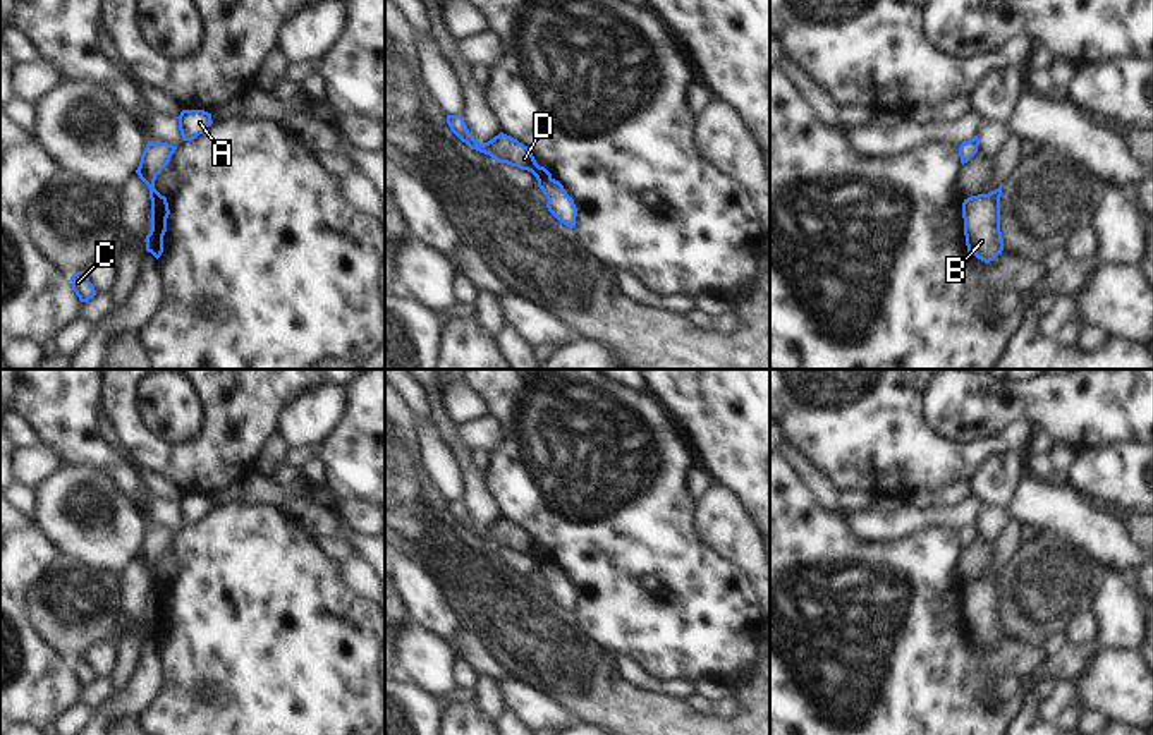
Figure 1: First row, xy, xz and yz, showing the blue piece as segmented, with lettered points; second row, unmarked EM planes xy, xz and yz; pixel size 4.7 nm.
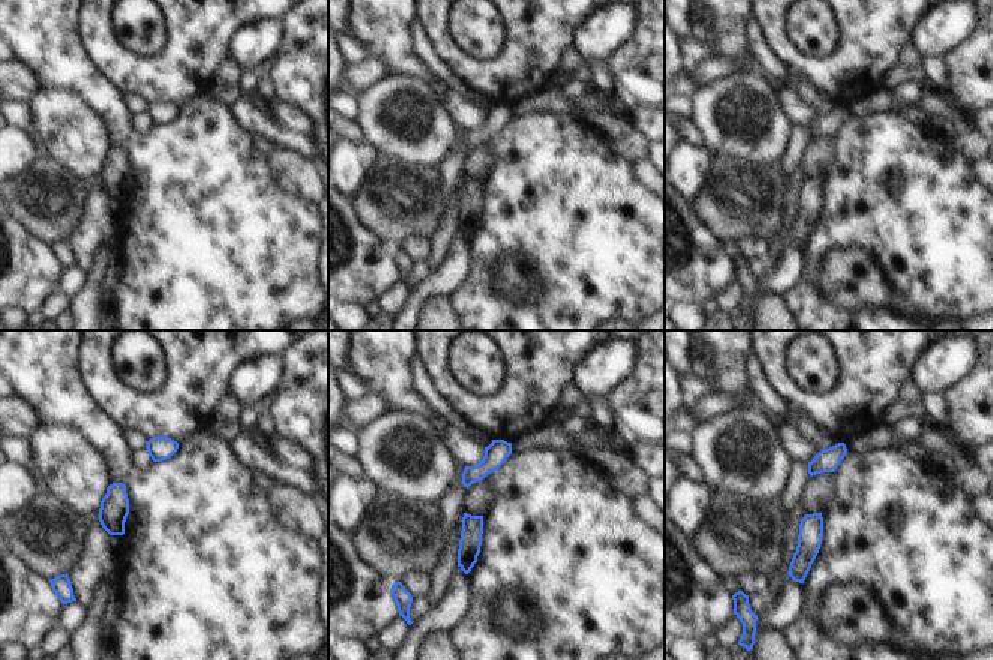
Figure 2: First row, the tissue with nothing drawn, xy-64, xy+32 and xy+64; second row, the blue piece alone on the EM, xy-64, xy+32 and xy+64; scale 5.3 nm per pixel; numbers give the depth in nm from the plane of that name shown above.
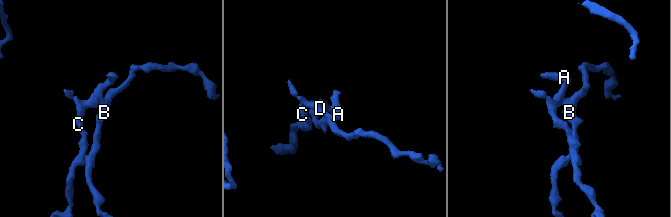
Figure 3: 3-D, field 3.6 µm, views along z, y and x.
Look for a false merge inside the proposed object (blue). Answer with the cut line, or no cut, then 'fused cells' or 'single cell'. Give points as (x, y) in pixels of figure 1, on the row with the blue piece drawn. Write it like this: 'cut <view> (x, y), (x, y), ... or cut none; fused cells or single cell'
cut xy (167, 203), (162, 213), (152, 217); fused cells

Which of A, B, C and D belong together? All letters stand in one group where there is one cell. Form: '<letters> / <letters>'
A C D / B

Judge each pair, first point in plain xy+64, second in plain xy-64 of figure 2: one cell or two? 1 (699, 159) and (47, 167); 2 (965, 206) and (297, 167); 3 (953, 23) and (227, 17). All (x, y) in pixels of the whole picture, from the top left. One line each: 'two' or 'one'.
1: two
2: two
3: two

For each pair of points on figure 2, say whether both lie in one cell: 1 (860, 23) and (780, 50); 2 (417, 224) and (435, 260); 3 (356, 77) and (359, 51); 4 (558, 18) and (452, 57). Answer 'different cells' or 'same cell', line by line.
1: same cell
2: different cells
3: different cells
4: same cell

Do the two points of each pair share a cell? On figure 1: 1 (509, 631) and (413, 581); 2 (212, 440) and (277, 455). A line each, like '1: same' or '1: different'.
1: different
2: different

